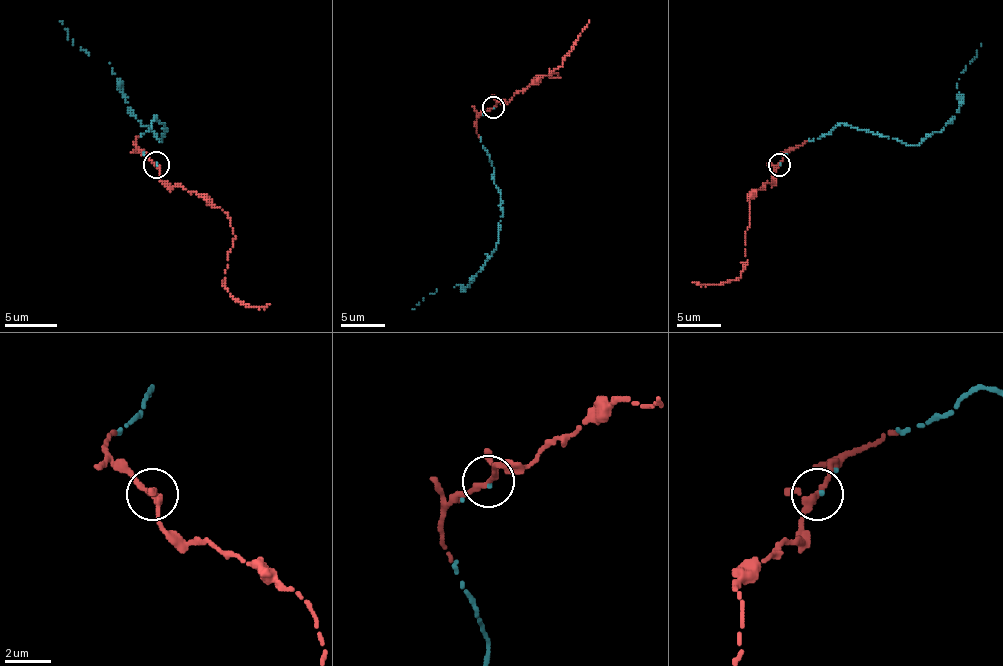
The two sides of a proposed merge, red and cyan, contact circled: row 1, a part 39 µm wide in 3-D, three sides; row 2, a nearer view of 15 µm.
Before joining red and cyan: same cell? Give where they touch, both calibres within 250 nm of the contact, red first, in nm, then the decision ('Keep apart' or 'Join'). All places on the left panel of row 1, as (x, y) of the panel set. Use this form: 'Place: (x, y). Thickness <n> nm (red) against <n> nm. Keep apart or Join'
Place: (156, 165). Thickness 240 nm (red) against 130 nm. Join

